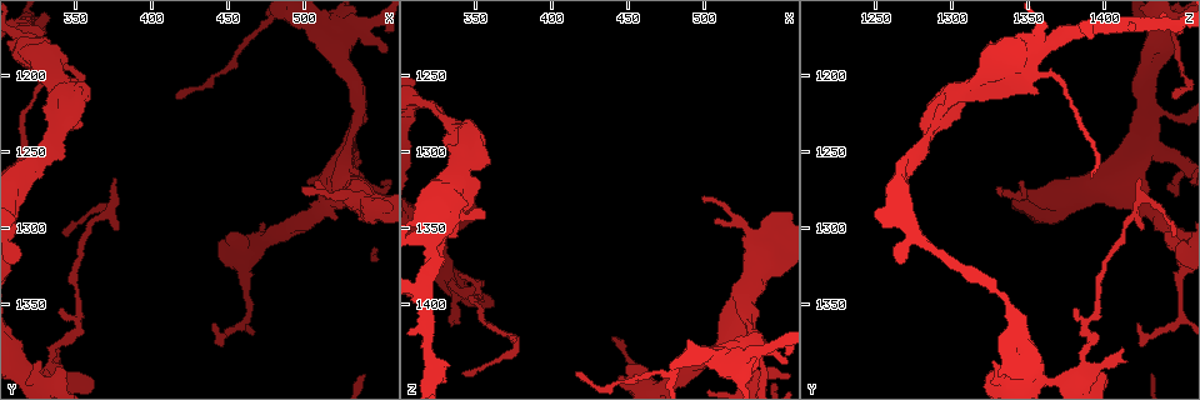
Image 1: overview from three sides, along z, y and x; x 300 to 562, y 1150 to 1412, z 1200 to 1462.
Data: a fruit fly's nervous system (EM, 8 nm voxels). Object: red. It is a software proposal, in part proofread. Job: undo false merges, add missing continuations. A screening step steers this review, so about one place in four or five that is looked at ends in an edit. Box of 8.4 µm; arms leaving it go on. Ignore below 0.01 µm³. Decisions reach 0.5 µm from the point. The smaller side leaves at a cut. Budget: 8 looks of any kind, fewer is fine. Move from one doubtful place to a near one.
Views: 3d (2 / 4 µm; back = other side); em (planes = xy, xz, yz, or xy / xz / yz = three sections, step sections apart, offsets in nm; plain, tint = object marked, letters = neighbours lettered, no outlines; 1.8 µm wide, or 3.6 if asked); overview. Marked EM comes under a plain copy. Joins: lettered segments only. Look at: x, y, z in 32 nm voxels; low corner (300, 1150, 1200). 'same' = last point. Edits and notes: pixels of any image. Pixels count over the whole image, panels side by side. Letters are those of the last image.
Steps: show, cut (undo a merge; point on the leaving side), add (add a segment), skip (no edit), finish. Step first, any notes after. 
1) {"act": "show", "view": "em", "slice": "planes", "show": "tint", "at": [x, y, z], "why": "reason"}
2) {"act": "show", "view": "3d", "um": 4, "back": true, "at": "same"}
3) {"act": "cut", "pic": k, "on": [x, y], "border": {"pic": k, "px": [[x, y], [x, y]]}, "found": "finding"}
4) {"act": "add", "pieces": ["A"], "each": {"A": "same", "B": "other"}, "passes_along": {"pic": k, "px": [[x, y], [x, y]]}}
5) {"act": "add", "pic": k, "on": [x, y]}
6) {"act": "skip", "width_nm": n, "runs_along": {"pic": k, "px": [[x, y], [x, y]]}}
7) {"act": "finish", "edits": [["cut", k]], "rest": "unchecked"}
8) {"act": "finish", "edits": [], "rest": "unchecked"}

{"act": "show", "view": "3d", "um": 4, "at": [324, 1184, 1352], "why": "four-way junction"}

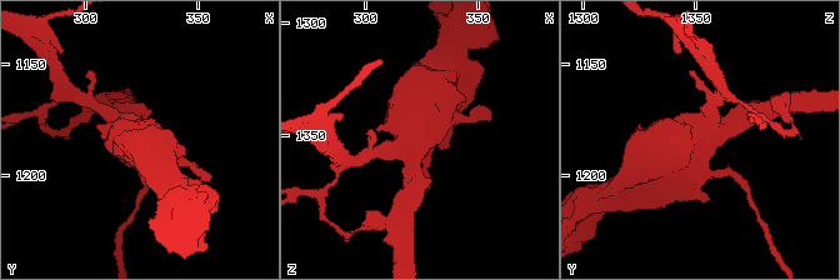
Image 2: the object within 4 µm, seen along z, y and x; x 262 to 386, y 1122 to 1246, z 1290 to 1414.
{"act": "show", "view": "em", "um": 3.6, "slice": "planes", "show": "tint", "at": [324, 1182, 1353], "why": "now the EM"}

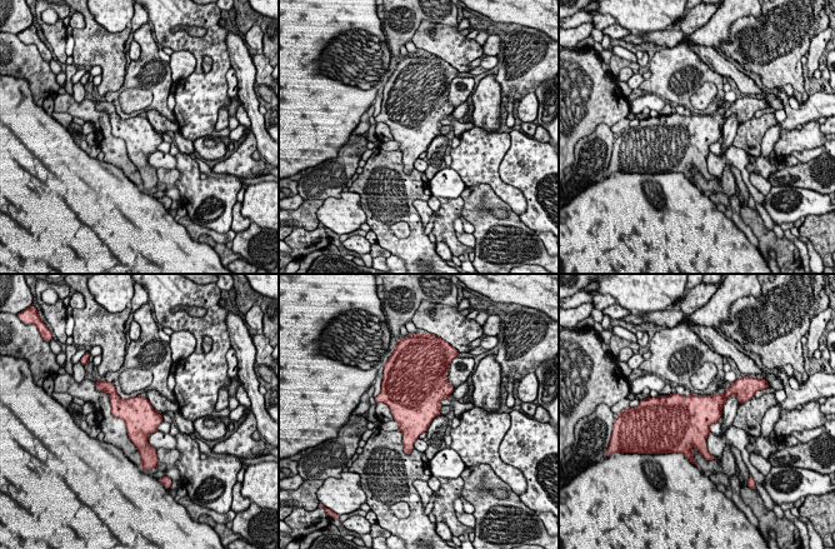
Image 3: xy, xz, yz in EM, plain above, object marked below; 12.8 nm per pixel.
{"act": "show", "view": "em", "um": 3.6, "slice": "planes", "show": "letters", "at": "same"}

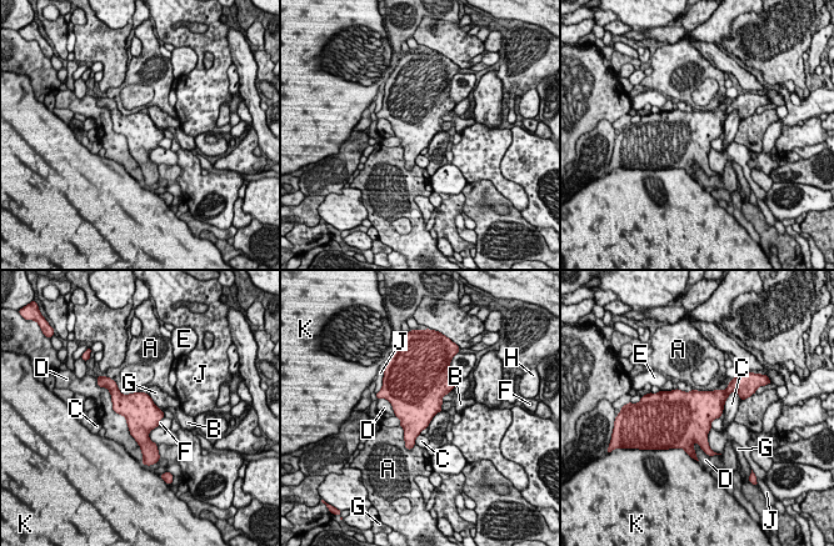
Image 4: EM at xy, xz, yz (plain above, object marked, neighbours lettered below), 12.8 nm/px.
{"act": "skip", "width_nm": 440, "each": {"A": "other", "B": "other", "C": "other", "D": "other", "E": "other", "F": "other", "G": "other", "H": "other", "J": "other", "K": "other"}, "border": {"pic": 4, "px": [[719, 416], [712, 421], [710, 426]]}, "found": "one neuron here"}

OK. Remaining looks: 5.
{"act": "show", "view": "3d", "um": 2, "back": true, "at": [332, 1390, 1384], "why": "sharp bend"}

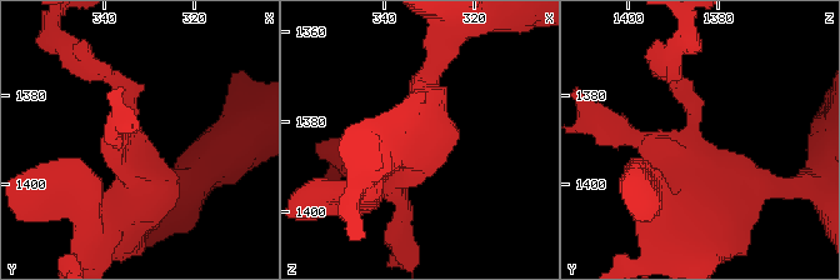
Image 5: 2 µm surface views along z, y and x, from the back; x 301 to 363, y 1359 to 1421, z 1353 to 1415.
{"act": "show", "view": "em", "slice": "xz", "step": 4, "show": "tint", "at": [332, 1390, 1386]}

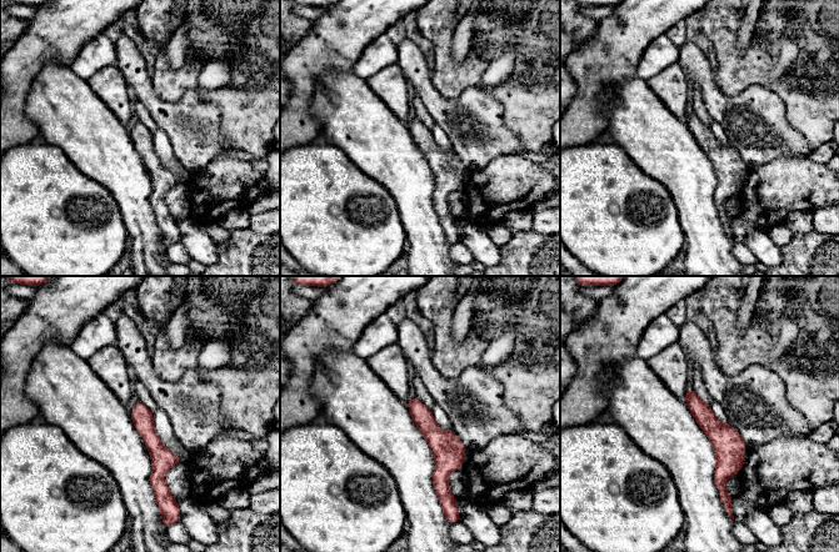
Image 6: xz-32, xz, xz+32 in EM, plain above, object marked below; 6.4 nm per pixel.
{"act": "show", "view": "em", "slice": "planes", "show": "letters", "at": "same", "why": "another direction"}

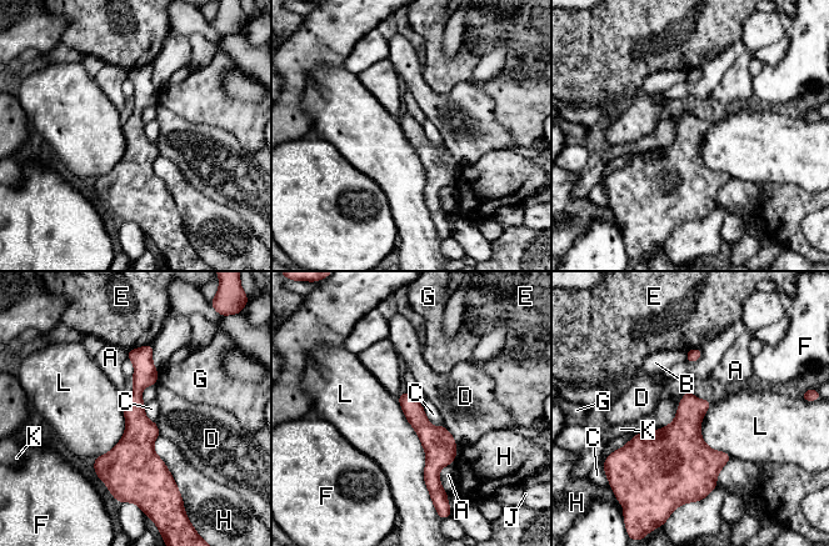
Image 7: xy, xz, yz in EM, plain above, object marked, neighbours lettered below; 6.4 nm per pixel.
{"act": "skip", "each": {"A": "other", "B": "other", "C": "other", "D": "other", "E": "other", "F": "other", "G": "other", "H": "other", "J": "other", "K": "other", "L": "other"}, "found": "one neuron here"}

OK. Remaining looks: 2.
{"act": "show", "view": "em", "slice": "planes", "show": "letters", "at": [378, 1302, 1424], "why": "free end"}

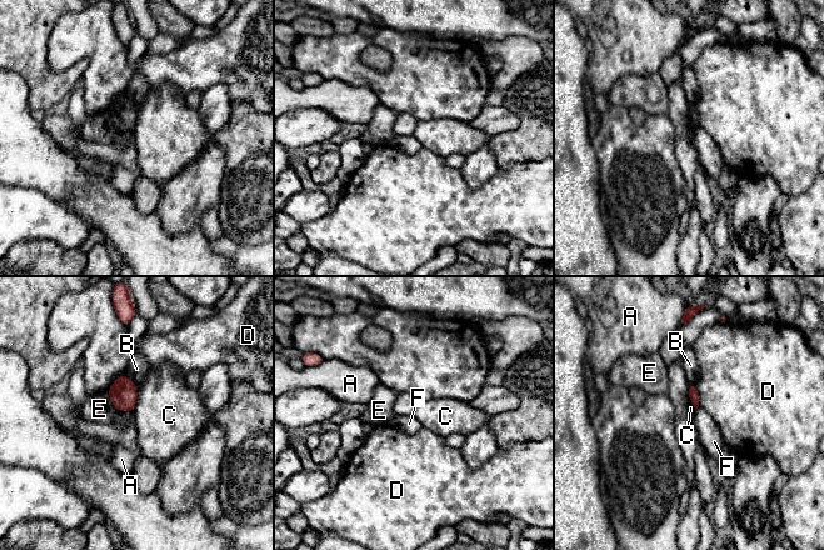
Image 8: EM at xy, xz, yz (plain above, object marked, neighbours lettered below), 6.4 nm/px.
{"act": "skip", "each": {"A": "other", "B": "other", "C": "other", "D": "other", "E": "other", "F": "other"}, "border": {"pic": 8, "px": [[136, 390], [136, 403], [133, 410]]}, "found": "none of them fits"}

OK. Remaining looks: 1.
{"act": "finish", "edits": [], "rest": "unchecked"}

